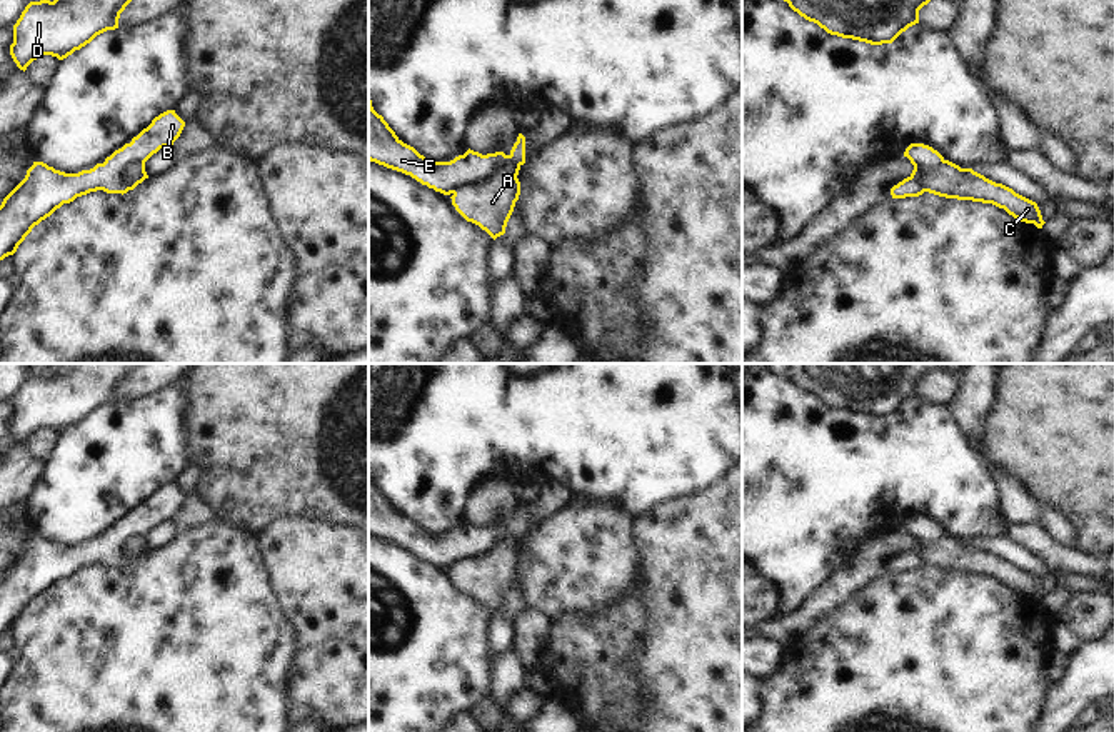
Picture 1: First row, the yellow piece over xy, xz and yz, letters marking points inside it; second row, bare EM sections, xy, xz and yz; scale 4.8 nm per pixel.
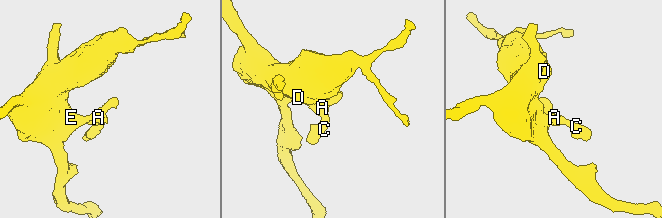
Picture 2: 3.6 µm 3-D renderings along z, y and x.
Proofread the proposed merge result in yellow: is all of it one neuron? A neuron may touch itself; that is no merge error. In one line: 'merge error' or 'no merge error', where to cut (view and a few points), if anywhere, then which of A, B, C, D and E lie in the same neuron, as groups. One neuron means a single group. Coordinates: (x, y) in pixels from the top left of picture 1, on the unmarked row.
merge error; cut xz (519, 537), (506, 531), (489, 551), (452, 566); groups A C / B D E

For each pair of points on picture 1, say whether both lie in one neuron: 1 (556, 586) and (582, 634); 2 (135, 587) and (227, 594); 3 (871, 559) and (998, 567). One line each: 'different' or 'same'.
1: different
2: same
3: same

